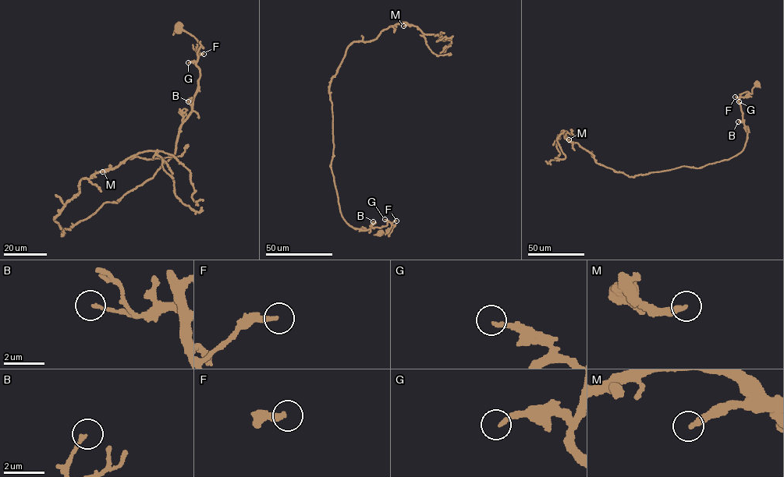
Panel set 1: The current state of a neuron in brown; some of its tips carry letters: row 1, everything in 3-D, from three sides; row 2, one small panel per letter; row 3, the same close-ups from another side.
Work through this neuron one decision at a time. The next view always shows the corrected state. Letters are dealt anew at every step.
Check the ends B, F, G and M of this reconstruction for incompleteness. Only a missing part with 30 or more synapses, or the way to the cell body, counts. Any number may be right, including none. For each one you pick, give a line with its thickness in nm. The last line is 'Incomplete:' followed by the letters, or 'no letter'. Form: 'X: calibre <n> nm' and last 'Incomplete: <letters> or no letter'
G: calibre 200 nm
Incomplete: G

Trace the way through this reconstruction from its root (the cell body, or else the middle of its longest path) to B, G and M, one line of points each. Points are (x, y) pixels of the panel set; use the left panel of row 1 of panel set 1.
B: (177, 28), (191, 34), (201, 45), (199, 42), (197, 91), (191, 105), (188, 101)
G: (177, 28), (191, 34), (200, 45), (200, 42), (196, 61), (188, 62)
M: (177, 28), (201, 46), (197, 91), (174, 155), (62, 235), (54, 218), (82, 178), (102, 171)

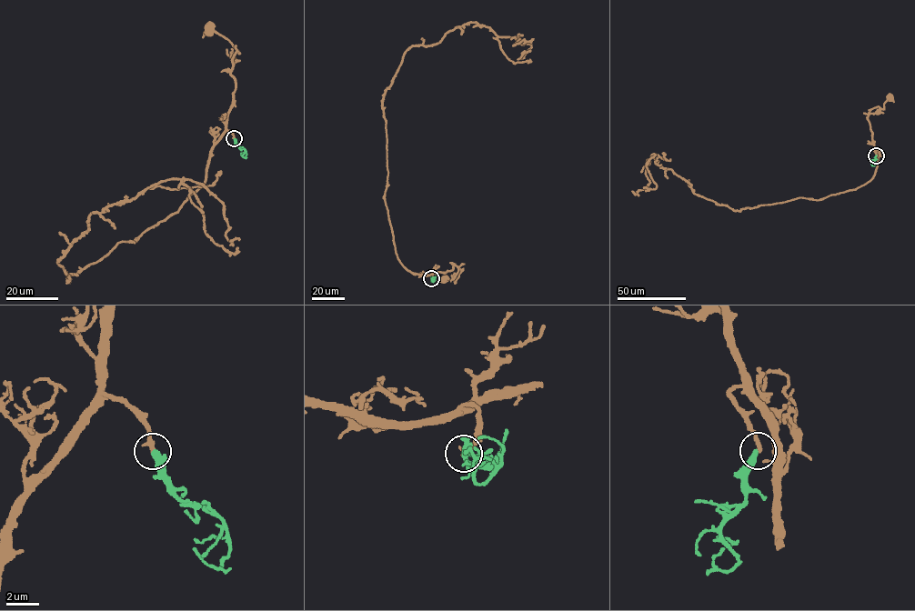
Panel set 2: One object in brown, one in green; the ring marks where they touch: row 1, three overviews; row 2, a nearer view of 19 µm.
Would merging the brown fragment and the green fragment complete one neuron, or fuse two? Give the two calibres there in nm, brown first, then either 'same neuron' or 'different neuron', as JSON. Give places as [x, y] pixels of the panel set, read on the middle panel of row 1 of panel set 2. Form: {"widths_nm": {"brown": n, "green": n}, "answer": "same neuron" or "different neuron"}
{"widths_nm": {"brown": 260, "green": 380}, "answer": "same neuron"}

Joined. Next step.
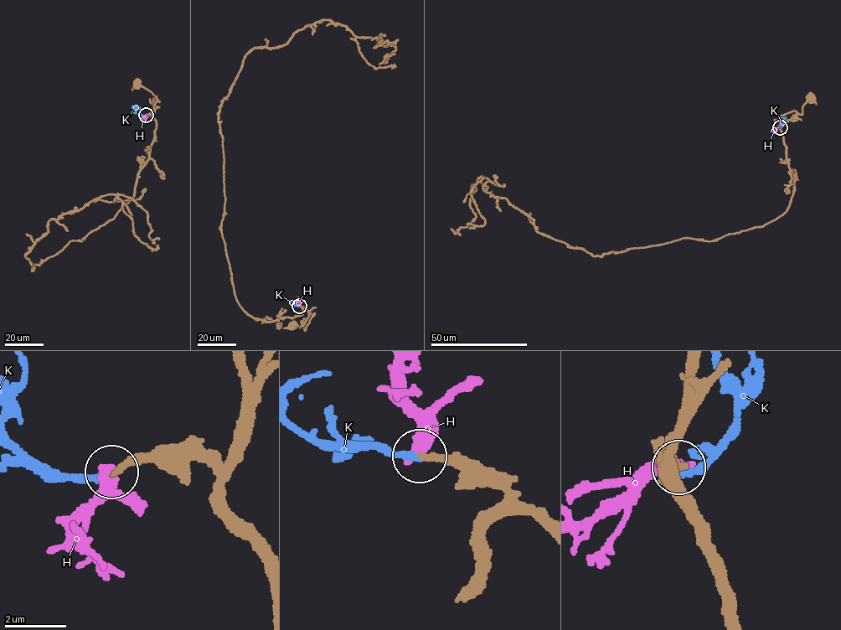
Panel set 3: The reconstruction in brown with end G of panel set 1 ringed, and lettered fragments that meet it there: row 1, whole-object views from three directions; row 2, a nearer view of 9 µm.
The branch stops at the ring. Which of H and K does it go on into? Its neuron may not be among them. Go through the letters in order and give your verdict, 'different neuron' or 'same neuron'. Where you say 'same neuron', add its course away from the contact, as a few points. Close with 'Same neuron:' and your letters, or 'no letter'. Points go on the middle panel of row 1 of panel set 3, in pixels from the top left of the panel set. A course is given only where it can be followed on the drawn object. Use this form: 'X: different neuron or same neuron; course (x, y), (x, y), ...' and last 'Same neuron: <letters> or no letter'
H: different neuron
K: same neuron
Same neuron: K

